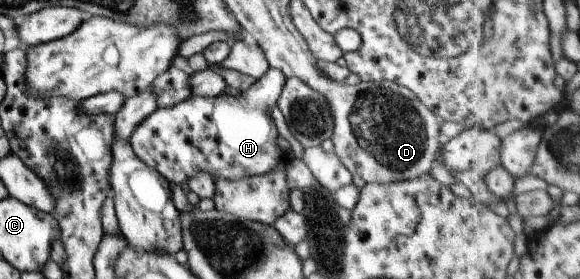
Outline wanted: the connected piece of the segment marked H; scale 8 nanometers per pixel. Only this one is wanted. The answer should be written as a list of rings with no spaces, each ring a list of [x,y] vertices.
[[[270,67],[269,71],[259,80],[256,80],[249,89],[241,90],[237,97],[225,93],[219,97],[189,96],[187,101],[182,101],[173,107],[158,107],[145,121],[141,121],[133,137],[129,139],[130,146],[151,169],[158,171],[168,182],[183,185],[189,177],[203,171],[214,178],[221,177],[225,180],[240,180],[243,177],[263,175],[273,171],[284,158],[284,153],[277,144],[279,131],[271,117],[271,109],[276,105],[278,97],[285,87],[287,77],[282,71]]]

